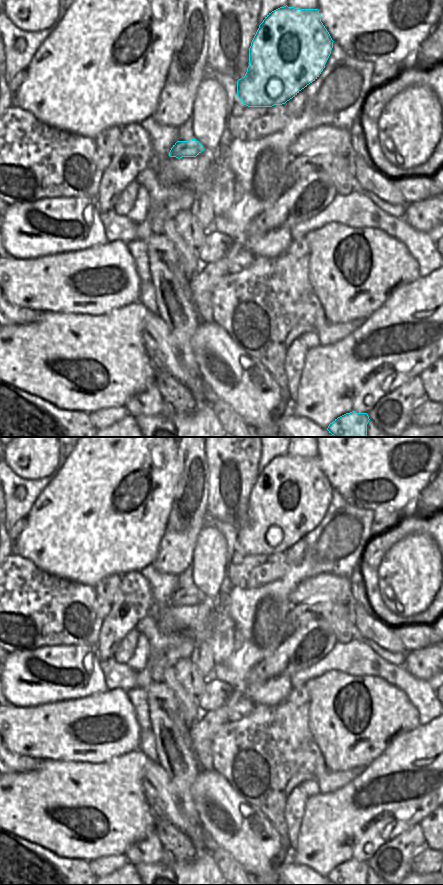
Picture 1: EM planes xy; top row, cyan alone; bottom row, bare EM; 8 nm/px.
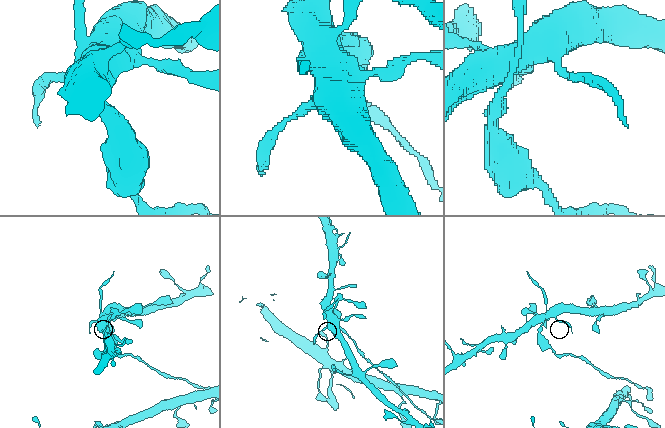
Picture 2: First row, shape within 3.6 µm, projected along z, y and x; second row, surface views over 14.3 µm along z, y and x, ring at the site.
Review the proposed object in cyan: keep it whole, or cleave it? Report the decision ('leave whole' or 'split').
leave whole

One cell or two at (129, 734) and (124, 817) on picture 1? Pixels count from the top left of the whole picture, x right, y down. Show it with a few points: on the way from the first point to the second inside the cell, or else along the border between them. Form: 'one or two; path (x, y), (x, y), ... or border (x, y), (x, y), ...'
two; border (138, 748), (114, 756), (106, 761)

